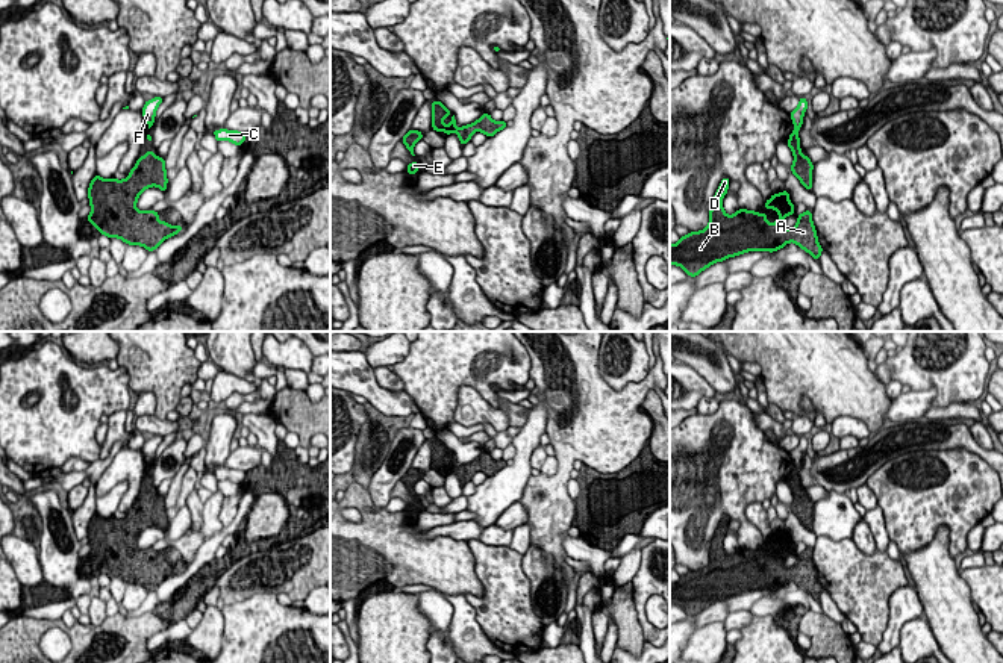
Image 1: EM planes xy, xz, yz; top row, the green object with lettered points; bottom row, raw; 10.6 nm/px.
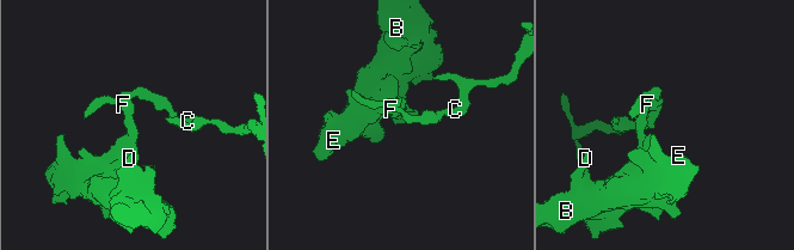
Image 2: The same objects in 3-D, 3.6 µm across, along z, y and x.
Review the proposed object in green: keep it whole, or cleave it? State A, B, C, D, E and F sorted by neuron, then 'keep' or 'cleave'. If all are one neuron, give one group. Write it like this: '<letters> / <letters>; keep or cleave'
A B C D E F; keep

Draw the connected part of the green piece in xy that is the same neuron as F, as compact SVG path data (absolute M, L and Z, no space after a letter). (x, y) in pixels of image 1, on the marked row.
M155 97L144 103L142 117L148 129L155 124L156 110L162 101L164 101L164 97Z

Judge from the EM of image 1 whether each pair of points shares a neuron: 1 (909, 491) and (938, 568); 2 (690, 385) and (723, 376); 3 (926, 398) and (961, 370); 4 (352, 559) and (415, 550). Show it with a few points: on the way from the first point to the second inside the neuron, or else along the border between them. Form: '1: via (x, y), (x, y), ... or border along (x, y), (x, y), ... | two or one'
1: border along (949, 529), (938, 527), (928, 544), (903, 553) | two
2: border along (685, 364), (693, 367), (717, 391) | two
3: border along (911, 389), (934, 388), (934, 406) | two
4: via (367, 553), (371, 550), (400, 550) | one

